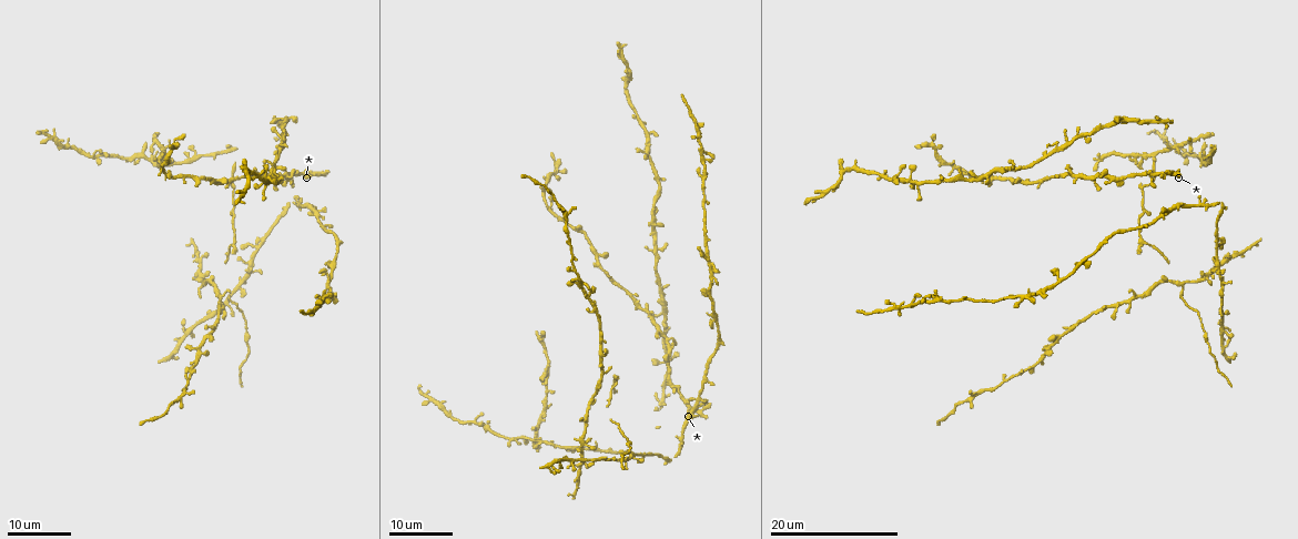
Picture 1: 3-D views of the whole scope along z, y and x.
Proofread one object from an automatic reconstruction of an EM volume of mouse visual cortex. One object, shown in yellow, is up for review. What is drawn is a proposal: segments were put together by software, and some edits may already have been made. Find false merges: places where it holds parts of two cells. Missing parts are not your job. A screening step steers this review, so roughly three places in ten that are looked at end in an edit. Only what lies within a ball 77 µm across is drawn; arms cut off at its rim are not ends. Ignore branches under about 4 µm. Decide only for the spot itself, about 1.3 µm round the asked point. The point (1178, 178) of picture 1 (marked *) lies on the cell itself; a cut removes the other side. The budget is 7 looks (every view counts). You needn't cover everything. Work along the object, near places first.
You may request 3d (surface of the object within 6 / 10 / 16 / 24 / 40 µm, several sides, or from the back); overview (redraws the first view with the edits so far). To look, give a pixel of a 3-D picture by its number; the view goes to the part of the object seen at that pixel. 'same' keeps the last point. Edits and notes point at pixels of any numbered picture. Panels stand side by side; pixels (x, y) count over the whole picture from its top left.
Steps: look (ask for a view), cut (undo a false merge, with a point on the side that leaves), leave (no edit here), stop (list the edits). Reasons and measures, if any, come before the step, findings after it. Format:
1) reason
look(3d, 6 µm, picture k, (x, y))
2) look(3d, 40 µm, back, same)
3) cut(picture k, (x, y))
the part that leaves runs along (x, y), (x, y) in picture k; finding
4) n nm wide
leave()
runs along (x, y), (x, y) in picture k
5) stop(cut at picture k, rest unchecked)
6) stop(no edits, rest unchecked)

sudden change in width
look(3d, 24 µm, picture 1, (232, 173))

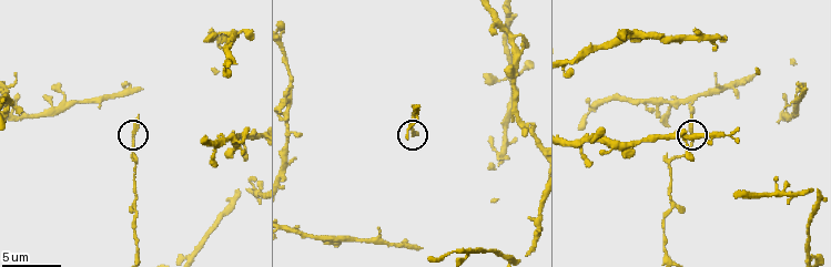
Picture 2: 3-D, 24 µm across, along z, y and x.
look(3d, 10 µm, picture 2, (691, 133))

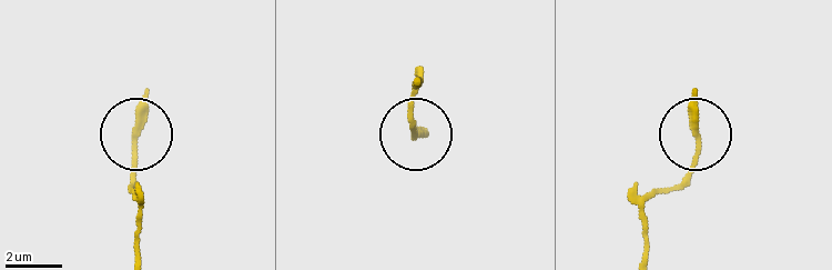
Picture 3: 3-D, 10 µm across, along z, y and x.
leave()
runs along (646, 251), (643, 209), (677, 187), (698, 139) in picture 3; all the same cell

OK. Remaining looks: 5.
three-way junction
look(3d, 24 µm, picture 1, (1223, 305))

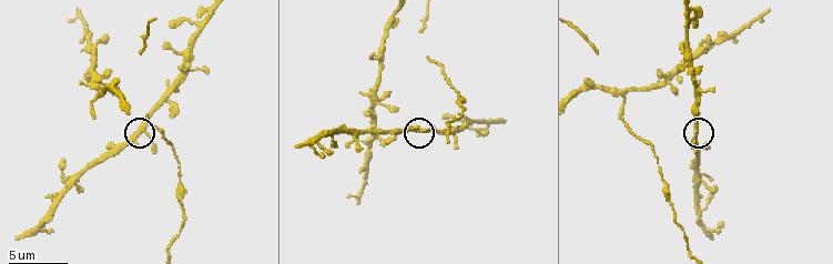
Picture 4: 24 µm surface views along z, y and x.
look(3d, 6 µm, picture 4, (145, 134))

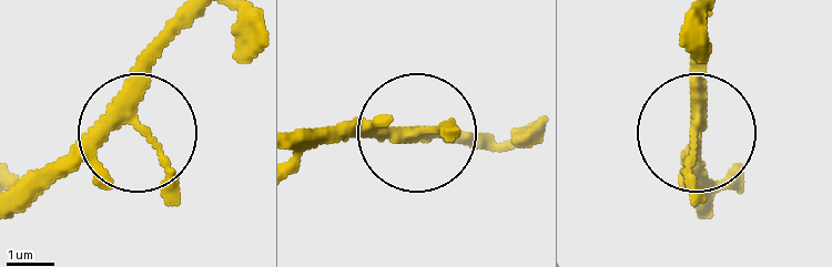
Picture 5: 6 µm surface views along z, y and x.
240 nm wide
leave()
continuous, no second cell

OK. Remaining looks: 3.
three-way junction
look(3d, 24 µm, picture 1, (571, 263))

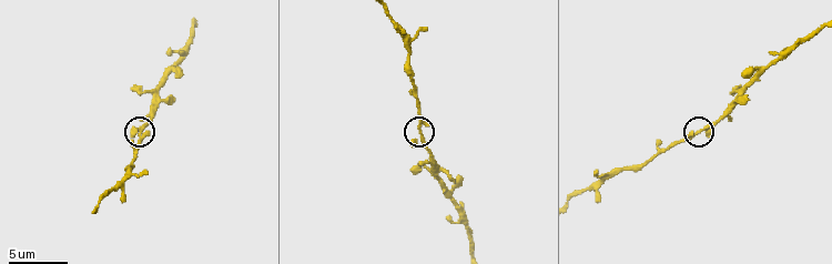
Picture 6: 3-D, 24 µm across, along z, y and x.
look(3d, 10 µm, picture 6, (700, 130))

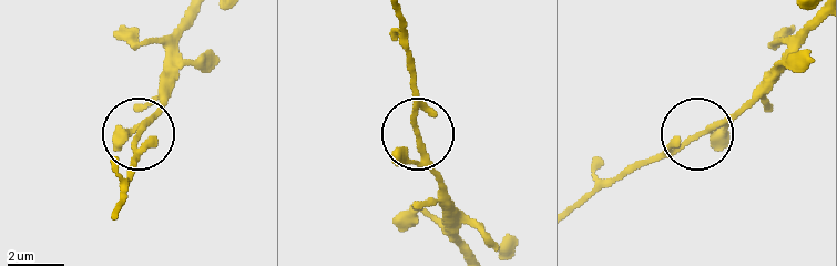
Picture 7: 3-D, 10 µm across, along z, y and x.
3 arms
leave()
runs along (466, 249), (456, 206), (416, 128), (416, 73) in picture 7; continuous, no second cell

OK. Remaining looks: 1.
stop(no edits, rest unchecked)

